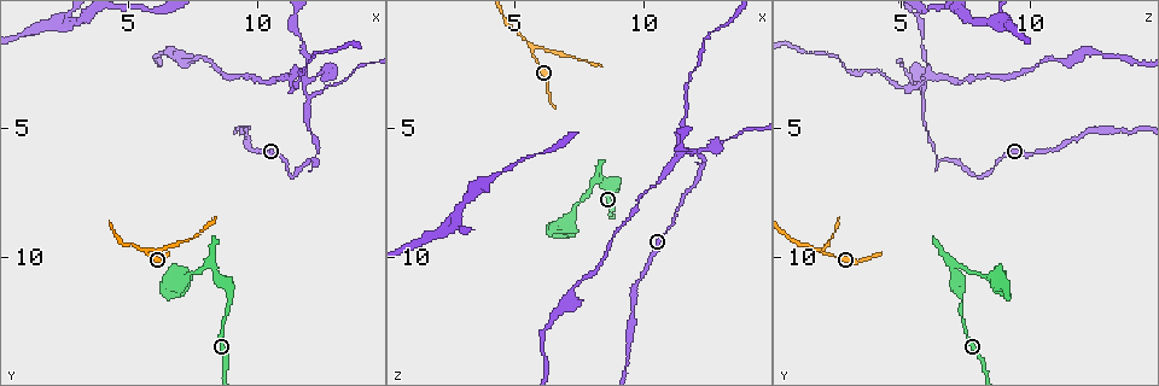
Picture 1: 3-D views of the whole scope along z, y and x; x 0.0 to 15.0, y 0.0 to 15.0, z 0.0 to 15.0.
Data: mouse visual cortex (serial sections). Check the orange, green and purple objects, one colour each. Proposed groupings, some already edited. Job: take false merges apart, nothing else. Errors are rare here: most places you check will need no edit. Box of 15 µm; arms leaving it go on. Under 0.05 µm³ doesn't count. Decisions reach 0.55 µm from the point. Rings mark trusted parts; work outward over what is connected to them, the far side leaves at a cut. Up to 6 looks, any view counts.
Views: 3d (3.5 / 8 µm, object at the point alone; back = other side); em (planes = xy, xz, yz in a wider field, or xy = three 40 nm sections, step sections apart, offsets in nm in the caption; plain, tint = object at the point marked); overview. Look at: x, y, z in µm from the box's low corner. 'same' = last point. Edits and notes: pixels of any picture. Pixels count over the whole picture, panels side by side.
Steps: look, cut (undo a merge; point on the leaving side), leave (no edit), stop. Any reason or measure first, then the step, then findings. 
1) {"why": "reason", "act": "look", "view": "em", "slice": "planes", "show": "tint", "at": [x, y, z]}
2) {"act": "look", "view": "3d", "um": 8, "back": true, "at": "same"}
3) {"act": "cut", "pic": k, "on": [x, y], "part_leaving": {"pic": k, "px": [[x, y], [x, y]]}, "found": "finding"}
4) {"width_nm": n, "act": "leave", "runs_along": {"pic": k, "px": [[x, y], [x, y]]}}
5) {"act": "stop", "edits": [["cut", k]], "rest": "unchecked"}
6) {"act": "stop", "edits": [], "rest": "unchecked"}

{"why": "arms part here", "act": "look", "view": "3d", "um": 8, "at": [8.3, 10.3, 7.1]}

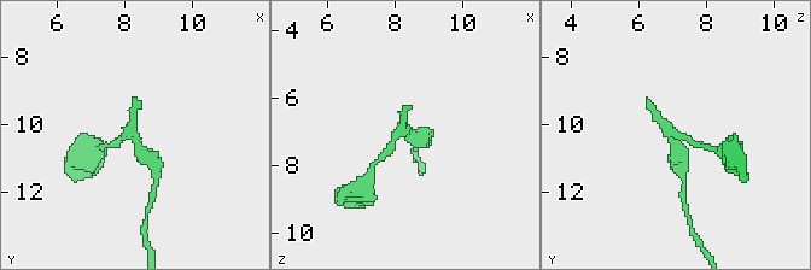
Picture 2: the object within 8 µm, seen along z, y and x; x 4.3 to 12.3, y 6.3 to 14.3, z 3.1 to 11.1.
{"act": "look", "view": "em", "slice": "planes", "show": "tint", "at": [8.1, 10.2, 7.1]}

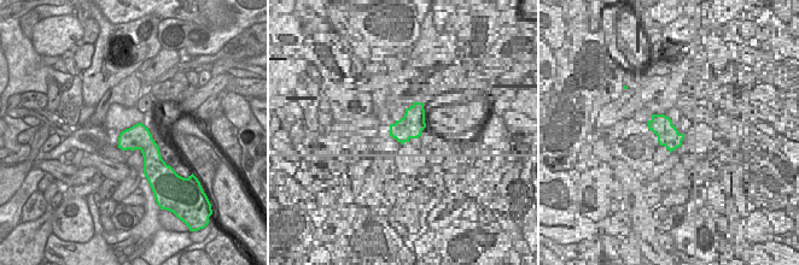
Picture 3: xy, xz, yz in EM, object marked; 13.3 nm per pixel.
{"act": "leave", "runs_along": {"pic": 2, "px": [[422, 138], [400, 131], [383, 156]]}, "found": "one cell here"}

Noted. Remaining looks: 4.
{"act": "look", "view": "3d", "um": 8, "at": [12.4, 6.0, 6.3]}

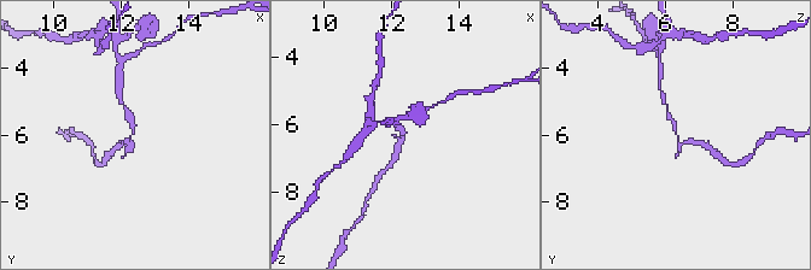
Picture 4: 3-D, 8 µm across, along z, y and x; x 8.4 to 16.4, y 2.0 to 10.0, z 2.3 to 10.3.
{"act": "look", "view": "3d", "um": 3.5, "at": [12.4, 6.0, 6.3]}

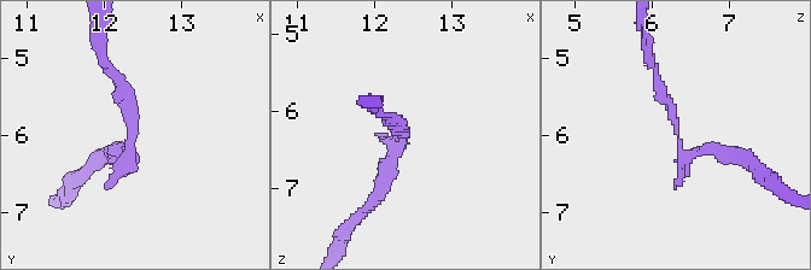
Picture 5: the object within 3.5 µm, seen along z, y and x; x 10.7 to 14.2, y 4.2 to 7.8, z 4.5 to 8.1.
{"act": "cut", "pic": 5, "on": [129, 113], "part_leaving": {"pic": 5, "px": [[128, 154], [135, 122], [101, 54]]}, "found": "two cells meet here"}

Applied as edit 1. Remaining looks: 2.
{"act": "stop", "edits": [["cut", 5]], "rest": "unchecked"}

